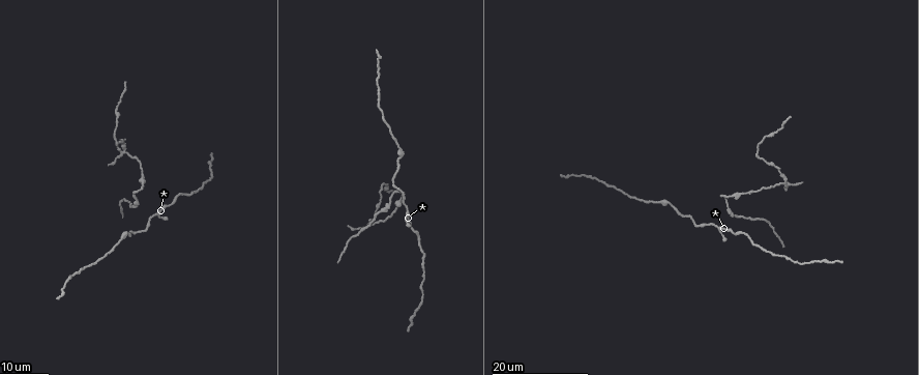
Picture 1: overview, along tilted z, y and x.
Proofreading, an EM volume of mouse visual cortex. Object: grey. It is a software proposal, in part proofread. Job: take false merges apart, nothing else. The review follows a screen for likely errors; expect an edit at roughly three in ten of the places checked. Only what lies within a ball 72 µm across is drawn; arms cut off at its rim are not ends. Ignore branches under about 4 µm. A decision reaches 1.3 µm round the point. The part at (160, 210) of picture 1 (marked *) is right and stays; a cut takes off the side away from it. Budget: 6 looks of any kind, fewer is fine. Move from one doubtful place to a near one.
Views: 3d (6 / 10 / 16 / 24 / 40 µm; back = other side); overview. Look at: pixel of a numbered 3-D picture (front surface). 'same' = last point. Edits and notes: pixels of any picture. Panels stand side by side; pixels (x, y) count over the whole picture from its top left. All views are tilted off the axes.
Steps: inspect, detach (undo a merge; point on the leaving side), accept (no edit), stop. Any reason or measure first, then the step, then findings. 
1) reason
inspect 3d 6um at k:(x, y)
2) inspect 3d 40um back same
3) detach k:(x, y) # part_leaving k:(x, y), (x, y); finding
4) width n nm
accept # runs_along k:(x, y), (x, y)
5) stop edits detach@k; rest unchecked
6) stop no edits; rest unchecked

thick turns thin
inspect 3d 24um at 1:(766, 137)

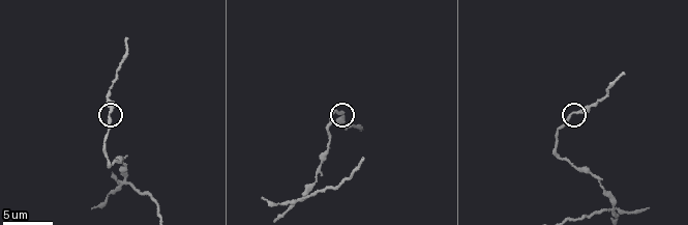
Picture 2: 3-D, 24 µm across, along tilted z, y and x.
inspect 3d 10um at 2:(109, 114)

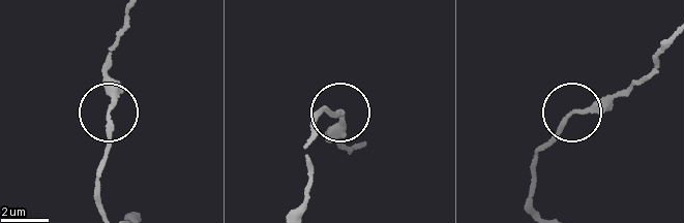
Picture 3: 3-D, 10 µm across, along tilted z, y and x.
accept # one neuron here

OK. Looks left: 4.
a narrow waist
inspect 3d 24um at 1:(598, 181)

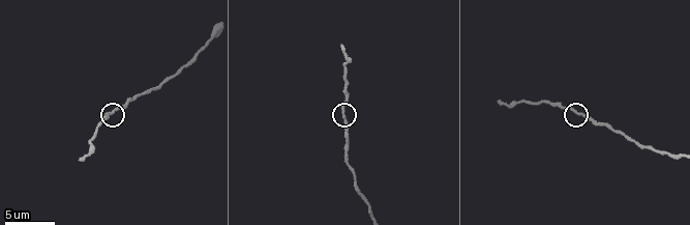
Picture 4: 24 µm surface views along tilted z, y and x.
inspect 3d 10um at 4:(342, 116)

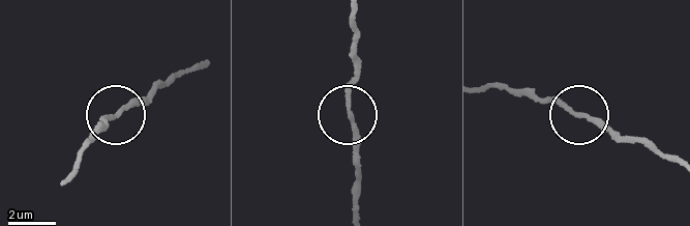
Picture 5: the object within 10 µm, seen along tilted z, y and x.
width 180 nm
accept # runs_along 5:(674, 161), (523, 92); all the same neuron

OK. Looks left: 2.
four-way junction
inspect 3d 16um at 2:(123, 182)

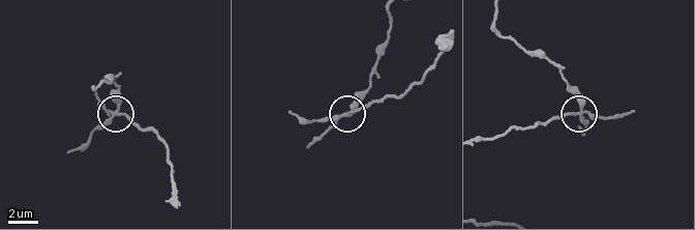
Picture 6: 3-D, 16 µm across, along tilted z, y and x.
detach 6:(330, 128) # part_leaving 6:(114, 114), (127, 116), (157, 135), (165, 148), (171, 183); a second neuron is stuck on

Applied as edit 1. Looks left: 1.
stop edits detach@6; rest unchecked

